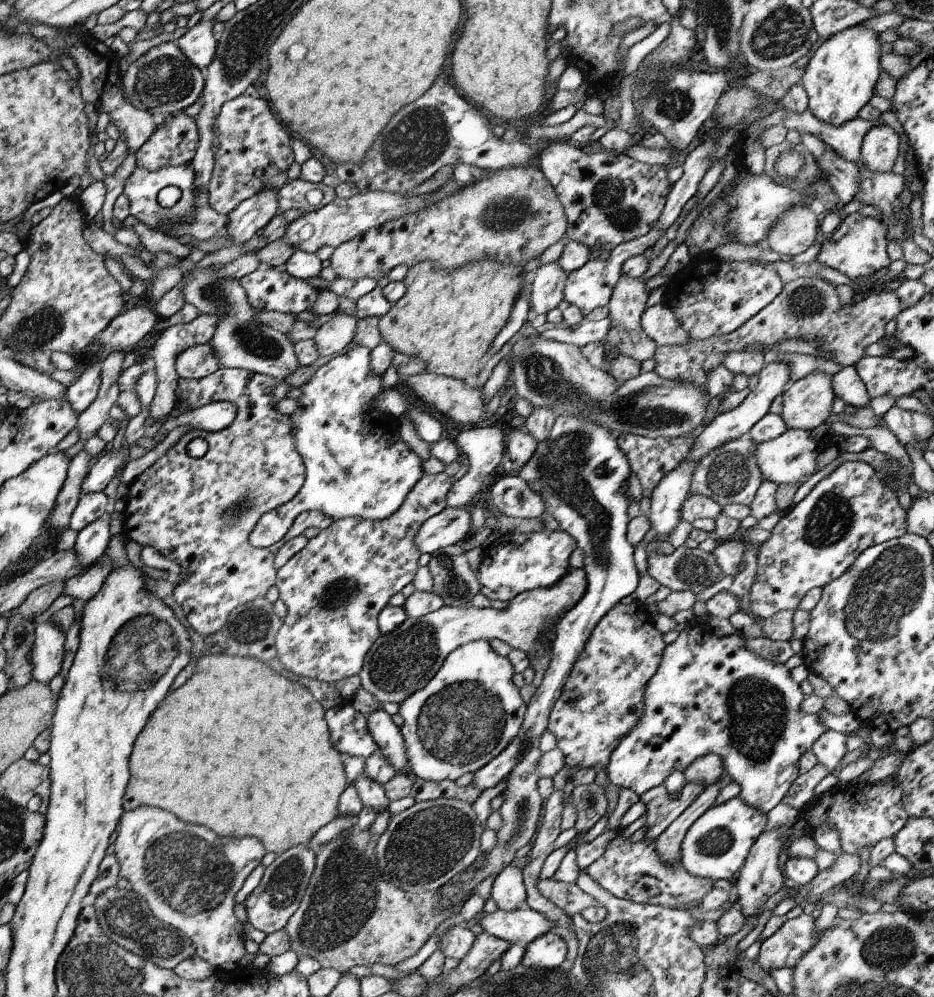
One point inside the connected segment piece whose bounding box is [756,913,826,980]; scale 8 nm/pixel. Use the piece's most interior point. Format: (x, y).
(782, 949)

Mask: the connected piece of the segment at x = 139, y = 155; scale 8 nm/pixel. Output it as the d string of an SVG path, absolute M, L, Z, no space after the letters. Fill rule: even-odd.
M184 111L163 117L151 137L135 152L136 164L149 171L164 167L177 167L190 163L199 148L200 130L195 117L186 115Z

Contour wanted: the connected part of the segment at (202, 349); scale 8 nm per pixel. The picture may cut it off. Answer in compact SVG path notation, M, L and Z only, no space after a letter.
M210 343L185 348L175 360L178 376L187 379L204 378L220 367Z

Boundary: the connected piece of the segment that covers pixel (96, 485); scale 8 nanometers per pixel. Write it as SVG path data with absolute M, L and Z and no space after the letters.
M119 449L119 451L114 451L114 454L110 454L110 452L103 454L102 457L95 463L95 465L90 468L88 471L87 477L84 478L81 484L81 496L86 493L97 493L103 491L106 486L108 486L108 482L110 482L111 478L118 472L118 468L124 464L124 460L129 457L129 451Z

